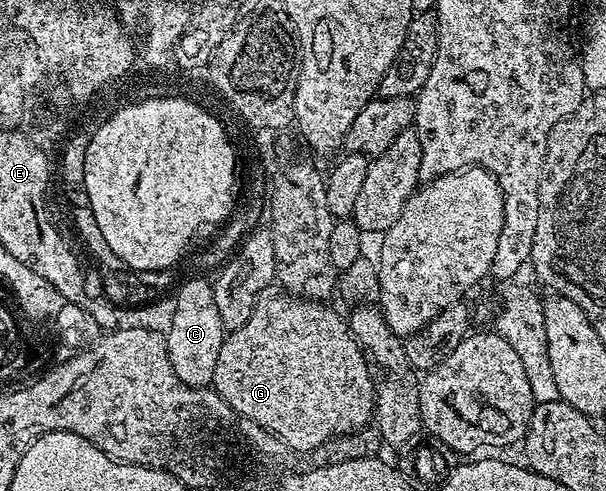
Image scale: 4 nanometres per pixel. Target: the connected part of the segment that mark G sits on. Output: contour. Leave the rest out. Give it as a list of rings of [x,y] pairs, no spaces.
[[[268,292],[260,297],[253,307],[253,315],[249,315],[249,319],[245,319],[245,327],[232,329],[224,336],[221,343],[221,355],[217,355],[217,371],[213,371],[211,385],[215,392],[221,395],[221,399],[225,399],[225,403],[229,403],[229,407],[233,407],[233,411],[237,411],[240,417],[243,419],[253,419],[253,423],[265,427],[273,435],[280,437],[296,454],[311,453],[314,449],[321,448],[330,437],[339,437],[342,433],[351,433],[354,429],[363,429],[366,425],[369,425],[375,408],[373,369],[369,364],[369,358],[363,346],[351,334],[344,314],[342,317],[337,310],[330,309],[330,304],[322,301],[309,301],[305,297],[296,297],[294,293],[278,292]]]

